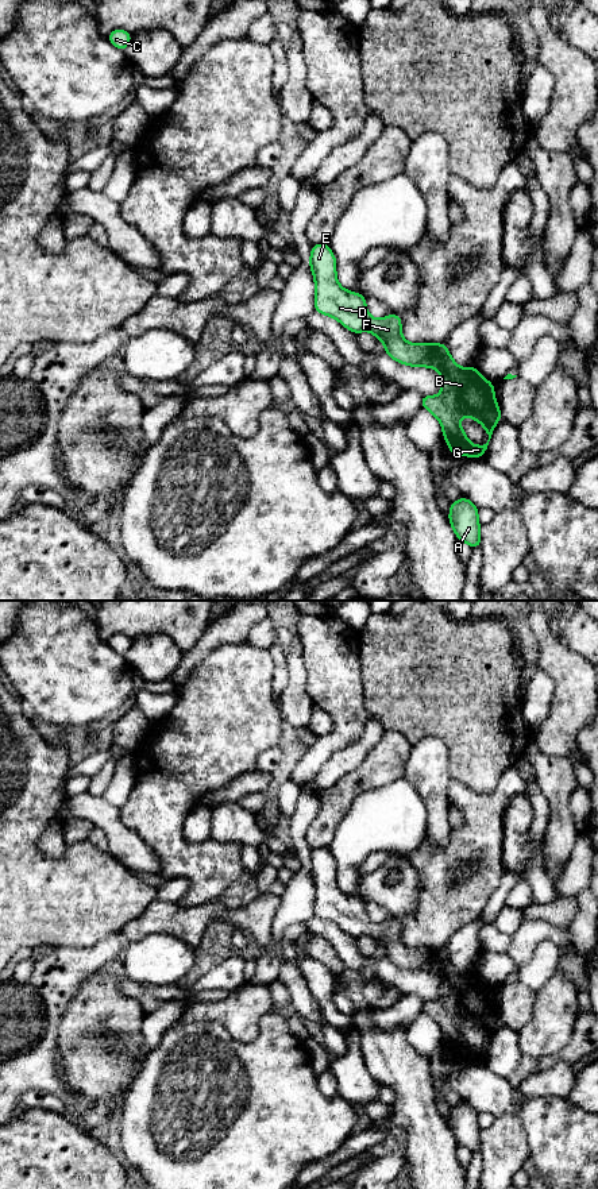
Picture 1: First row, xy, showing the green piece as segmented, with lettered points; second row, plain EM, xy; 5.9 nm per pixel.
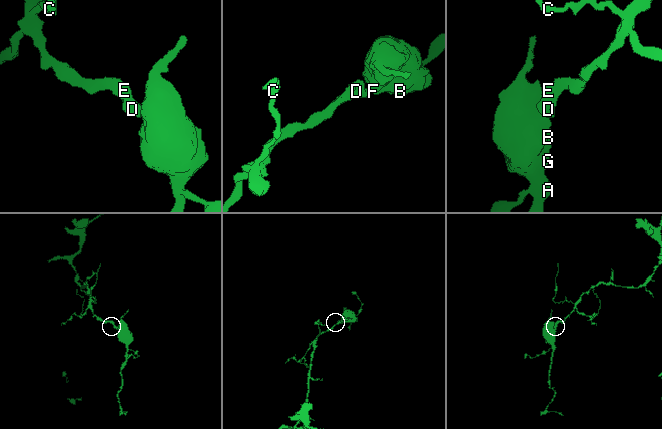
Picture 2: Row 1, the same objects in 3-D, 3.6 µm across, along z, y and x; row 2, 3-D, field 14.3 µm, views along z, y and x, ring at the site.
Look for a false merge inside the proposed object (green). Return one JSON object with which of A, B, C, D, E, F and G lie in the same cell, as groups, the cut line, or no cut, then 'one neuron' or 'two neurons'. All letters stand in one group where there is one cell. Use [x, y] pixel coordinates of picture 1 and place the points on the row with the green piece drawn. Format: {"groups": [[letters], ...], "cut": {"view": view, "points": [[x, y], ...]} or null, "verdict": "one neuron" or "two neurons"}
{"groups": [["A", "B", "C", "D", "E", "F", "G"]], "cut": null, "verdict": "one neuron"}

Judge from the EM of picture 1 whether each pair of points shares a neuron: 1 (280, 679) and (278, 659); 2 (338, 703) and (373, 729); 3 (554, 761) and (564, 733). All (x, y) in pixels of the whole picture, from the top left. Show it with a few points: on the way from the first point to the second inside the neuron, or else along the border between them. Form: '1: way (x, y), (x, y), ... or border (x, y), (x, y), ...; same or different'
1: way (280, 674), (280, 664); same
2: border (369, 718), (363, 732), (344, 747); different
3: border (533, 737), (543, 753), (567, 757); different

